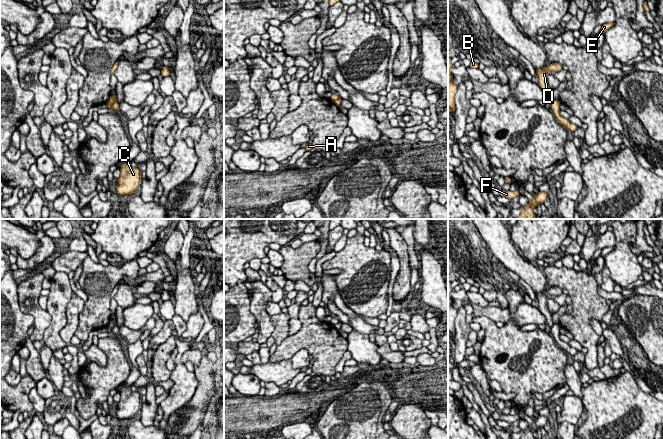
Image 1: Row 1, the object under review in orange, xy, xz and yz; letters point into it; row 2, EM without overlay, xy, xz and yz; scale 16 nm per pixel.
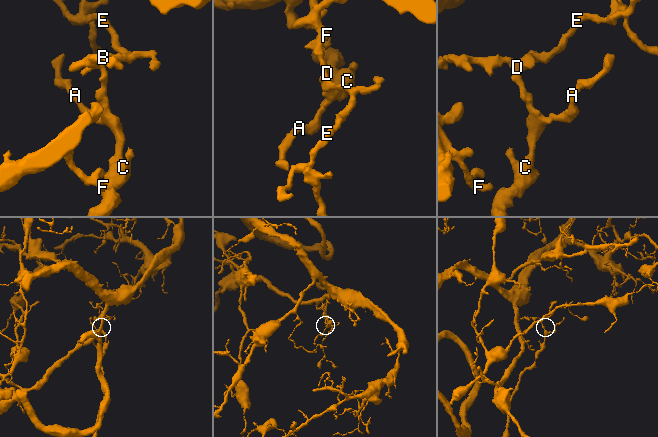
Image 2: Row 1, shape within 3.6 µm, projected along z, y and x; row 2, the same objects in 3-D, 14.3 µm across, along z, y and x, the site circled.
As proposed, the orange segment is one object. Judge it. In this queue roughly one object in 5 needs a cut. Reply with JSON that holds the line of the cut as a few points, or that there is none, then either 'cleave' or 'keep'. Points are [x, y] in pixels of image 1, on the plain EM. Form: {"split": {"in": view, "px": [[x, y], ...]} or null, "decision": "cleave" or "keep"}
{"split": {"in": "yz", "px": [[554, 323], [550, 328]]}, "decision": "cleave"}

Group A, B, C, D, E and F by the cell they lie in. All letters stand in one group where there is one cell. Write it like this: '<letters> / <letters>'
A C / B D E F

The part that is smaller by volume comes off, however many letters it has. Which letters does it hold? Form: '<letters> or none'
A, C

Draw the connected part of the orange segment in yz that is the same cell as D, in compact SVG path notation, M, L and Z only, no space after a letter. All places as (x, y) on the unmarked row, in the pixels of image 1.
M552 287L542 293L536 293L536 298L537 298L538 304L539 304L538 309L546 317L546 322L547 322L549 328L551 328L554 323L553 323L553 319L552 319L552 314L550 313L550 311L548 309L547 301L550 296L559 296L560 294L562 294L562 289L559 287Z

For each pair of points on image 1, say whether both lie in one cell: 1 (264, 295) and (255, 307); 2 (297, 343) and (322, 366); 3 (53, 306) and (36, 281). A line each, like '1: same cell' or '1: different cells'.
1: same cell
2: same cell
3: different cells

